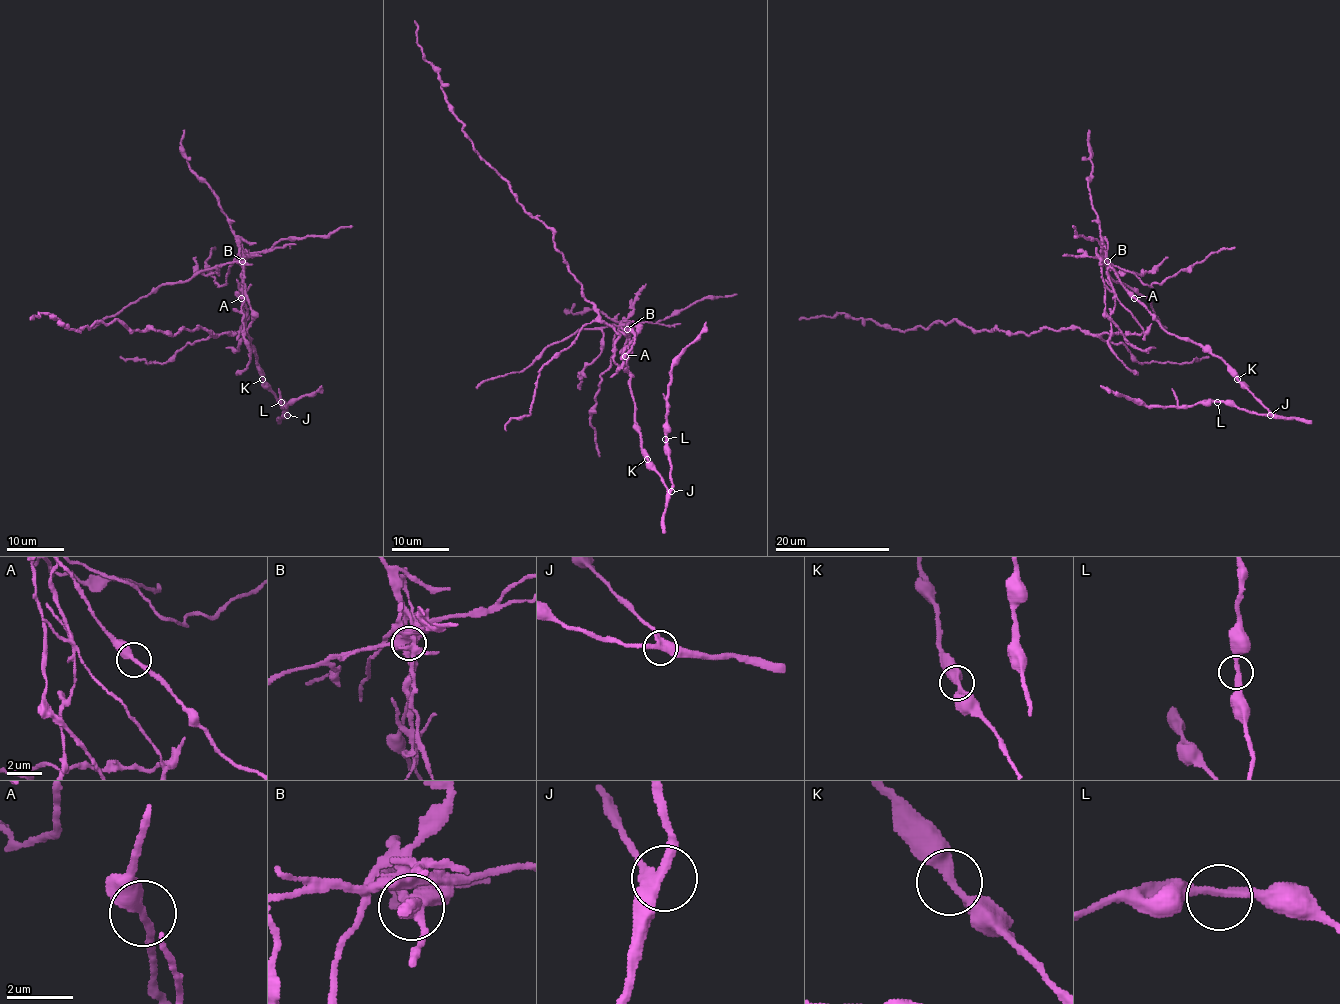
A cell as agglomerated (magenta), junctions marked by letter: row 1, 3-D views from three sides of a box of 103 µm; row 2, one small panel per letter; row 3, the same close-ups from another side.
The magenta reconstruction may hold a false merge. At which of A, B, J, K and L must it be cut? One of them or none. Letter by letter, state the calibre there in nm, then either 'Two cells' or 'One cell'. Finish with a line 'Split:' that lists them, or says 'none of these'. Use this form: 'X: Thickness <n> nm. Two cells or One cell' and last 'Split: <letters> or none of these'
A: Thickness 320 nm. One cell
B: Thickness 280 nm. Two cells
J: Thickness 320 nm. One cell
K: Thickness 320 nm. One cell
L: Thickness 280 nm. One cell
Split: B

